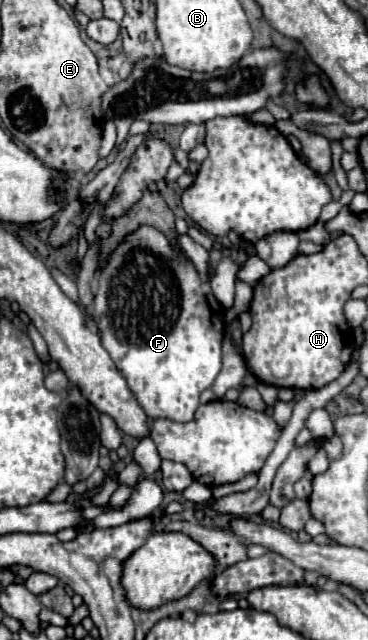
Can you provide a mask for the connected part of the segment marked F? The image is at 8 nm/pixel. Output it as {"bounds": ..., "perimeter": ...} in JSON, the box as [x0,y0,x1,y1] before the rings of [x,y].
{"bounds":[93,226,225,422],"perimeter":[[[139,226],[111,254],[99,272],[99,292],[93,300],[93,318],[101,332],[101,344],[127,380],[129,390],[149,418],[189,422],[199,406],[199,394],[211,388],[221,370],[221,340],[225,308],[211,294],[209,282],[201,282],[191,260],[175,250],[171,240],[151,226]]]}

